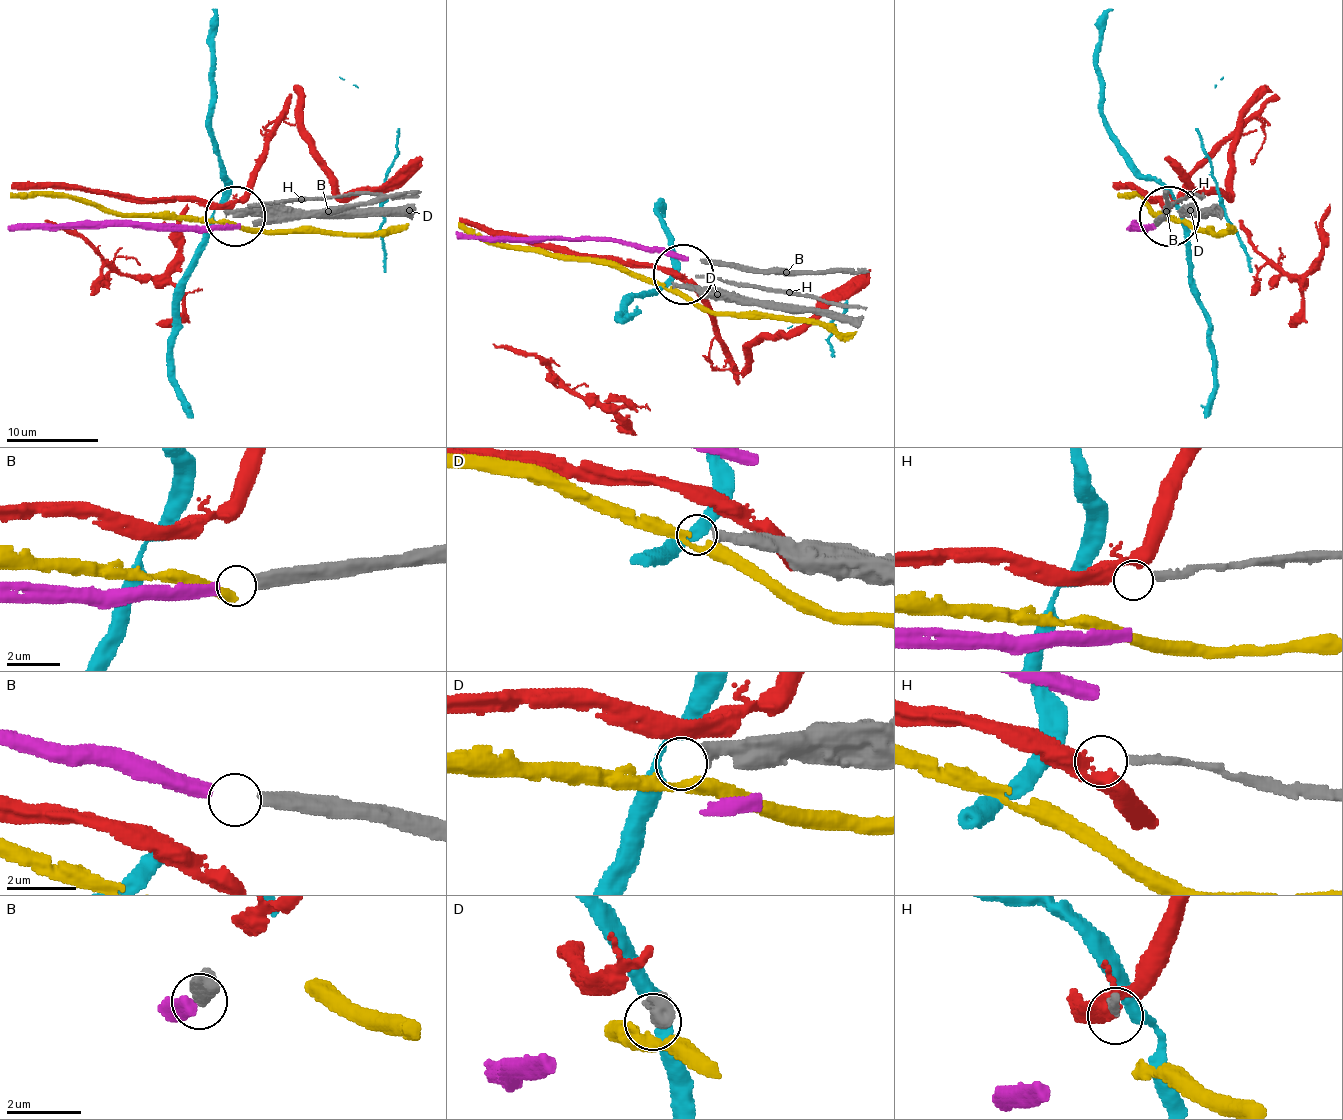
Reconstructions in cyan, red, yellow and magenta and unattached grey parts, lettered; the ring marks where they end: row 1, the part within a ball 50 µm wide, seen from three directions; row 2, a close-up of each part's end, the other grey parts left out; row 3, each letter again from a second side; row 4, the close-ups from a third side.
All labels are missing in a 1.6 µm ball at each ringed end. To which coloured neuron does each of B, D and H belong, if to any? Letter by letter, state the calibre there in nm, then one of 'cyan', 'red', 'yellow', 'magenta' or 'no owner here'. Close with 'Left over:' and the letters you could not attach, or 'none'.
B: 400 nm | magenta
D: 380 nm | no owner here
H: 240 nm | no owner here
Left over: D, H

